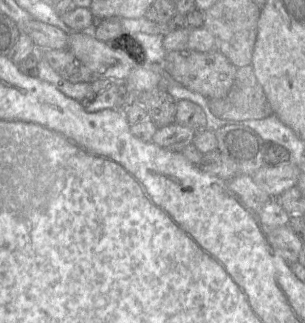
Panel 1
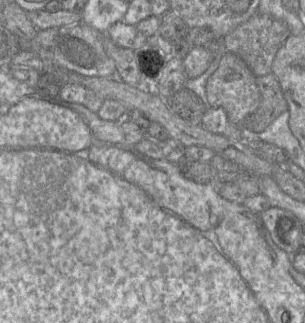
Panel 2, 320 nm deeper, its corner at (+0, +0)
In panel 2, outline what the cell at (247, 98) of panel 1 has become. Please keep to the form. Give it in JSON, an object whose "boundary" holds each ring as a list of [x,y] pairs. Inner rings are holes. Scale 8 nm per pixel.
{"boundary":[[[274,74],[256,77],[261,102],[258,108],[242,123],[241,128],[263,132],[280,114],[288,109],[280,83]]]}

